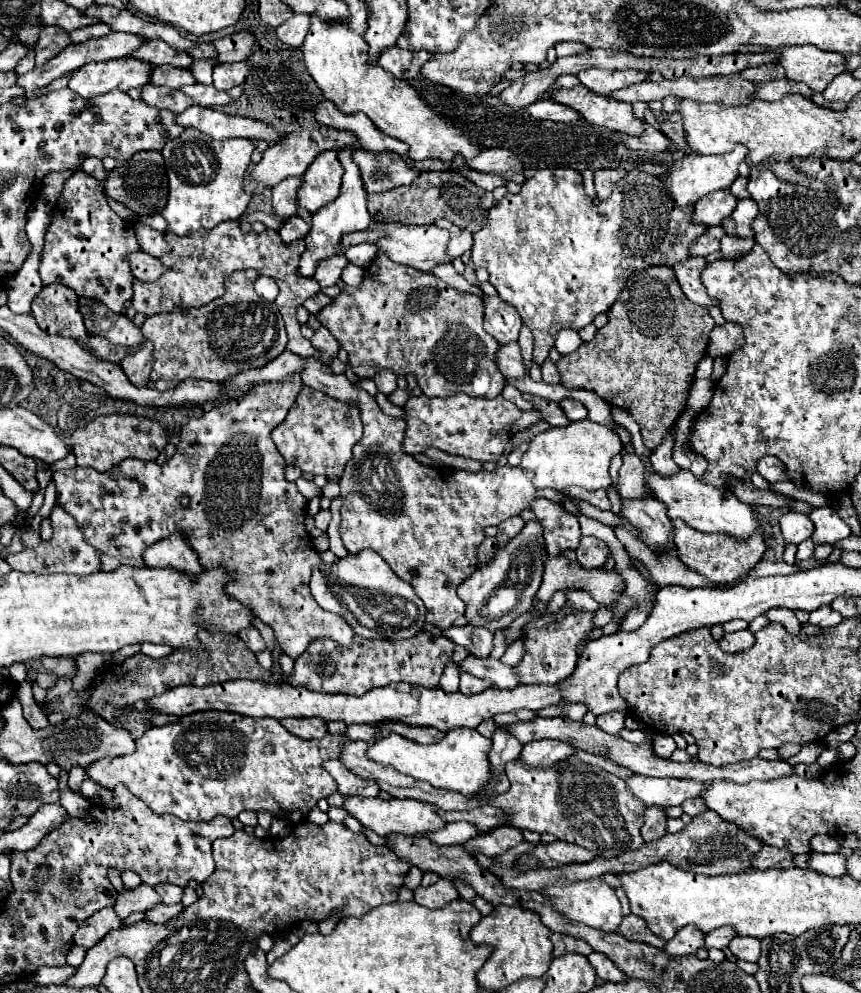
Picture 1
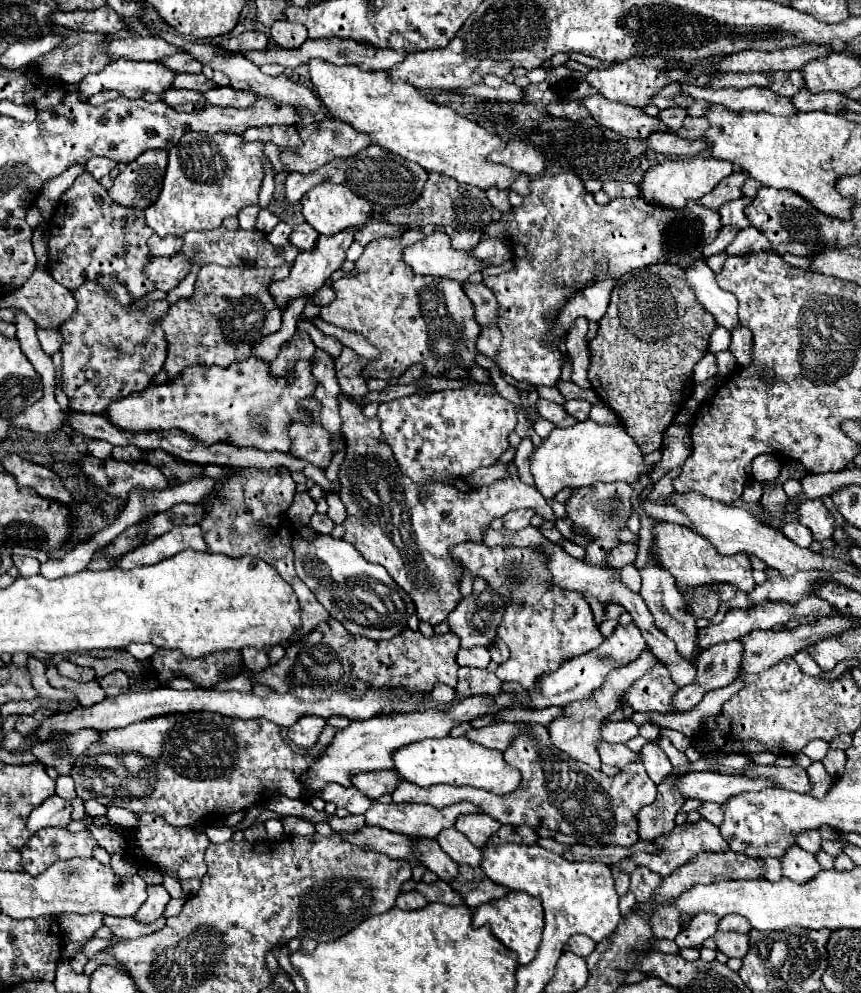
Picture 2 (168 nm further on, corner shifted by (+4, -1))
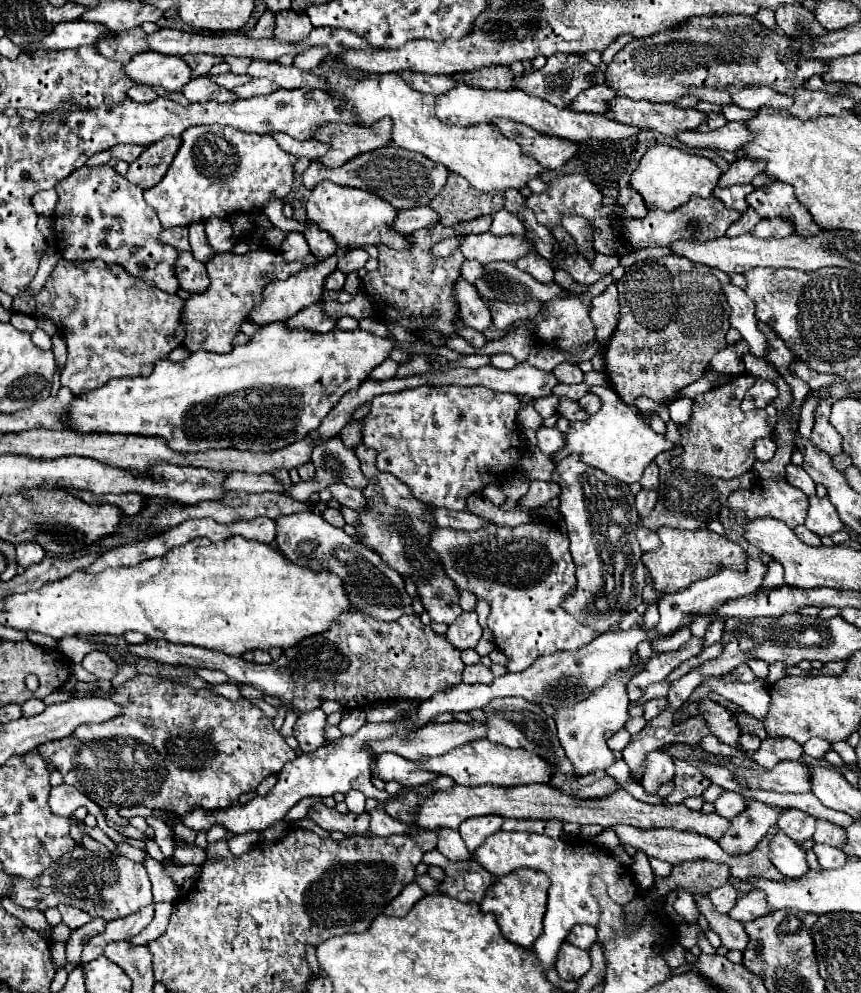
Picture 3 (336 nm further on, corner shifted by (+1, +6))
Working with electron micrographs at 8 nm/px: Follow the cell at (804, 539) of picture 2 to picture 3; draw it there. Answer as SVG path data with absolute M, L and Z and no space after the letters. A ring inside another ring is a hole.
M800 525L800 527L796 527L794 531L796 531L798 539L802 539L806 545L814 545L814 547L820 545L820 537L814 535L810 529L806 529L806 525Z

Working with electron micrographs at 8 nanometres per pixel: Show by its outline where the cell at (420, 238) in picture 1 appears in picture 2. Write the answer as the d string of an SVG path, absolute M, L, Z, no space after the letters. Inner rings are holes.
M435 232L425 240L405 248L405 262L415 274L453 278L459 282L465 282L471 274L489 266L487 262L477 260L473 252L453 250L445 232Z

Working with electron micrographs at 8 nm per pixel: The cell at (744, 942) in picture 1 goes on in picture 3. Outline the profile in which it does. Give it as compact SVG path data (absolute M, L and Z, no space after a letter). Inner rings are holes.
M694 895L698 899L698 905L700 905L700 913L708 919L710 923L710 929L714 929L720 939L722 939L722 945L726 949L738 949L738 951L744 951L746 945L748 945L748 933L744 931L744 925L740 921L734 921L732 917L728 915L720 915L720 913L714 913L710 901L708 901L708 895Z

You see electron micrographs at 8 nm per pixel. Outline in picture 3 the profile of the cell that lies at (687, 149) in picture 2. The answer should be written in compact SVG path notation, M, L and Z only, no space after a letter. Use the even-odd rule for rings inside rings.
M728 121L724 127L698 133L698 131L678 131L676 139L686 147L710 147L720 151L738 151L746 141L750 141L750 131L742 129L742 123Z

